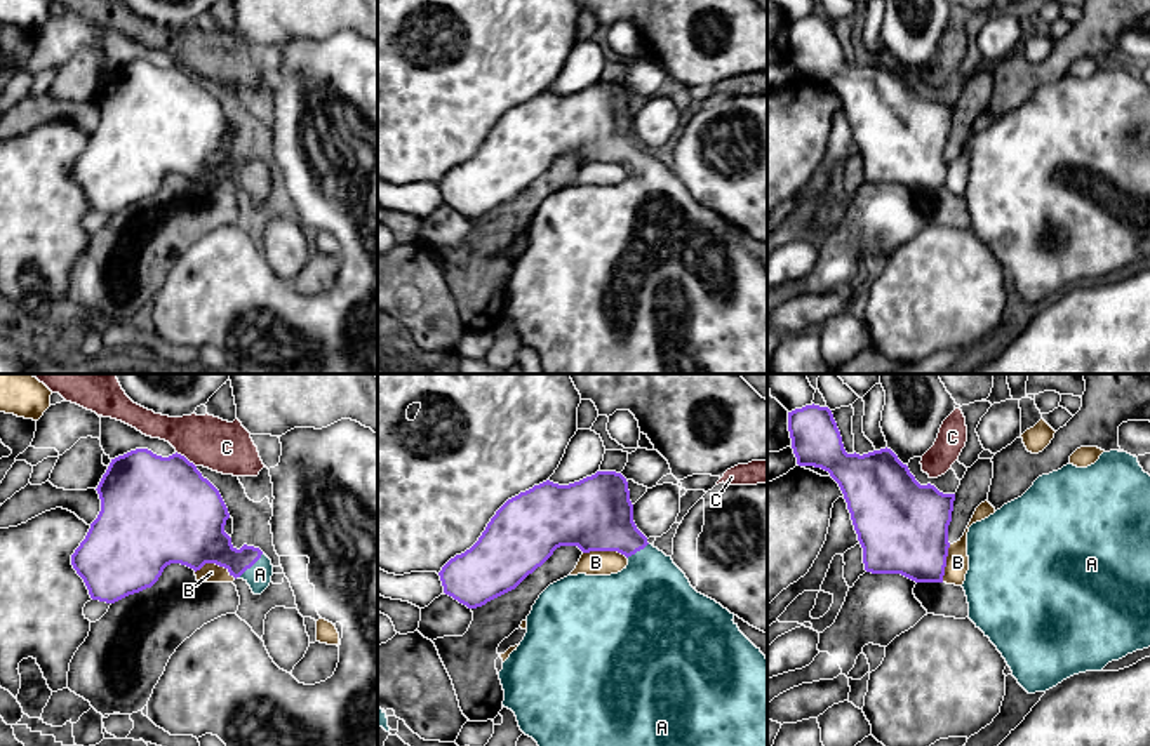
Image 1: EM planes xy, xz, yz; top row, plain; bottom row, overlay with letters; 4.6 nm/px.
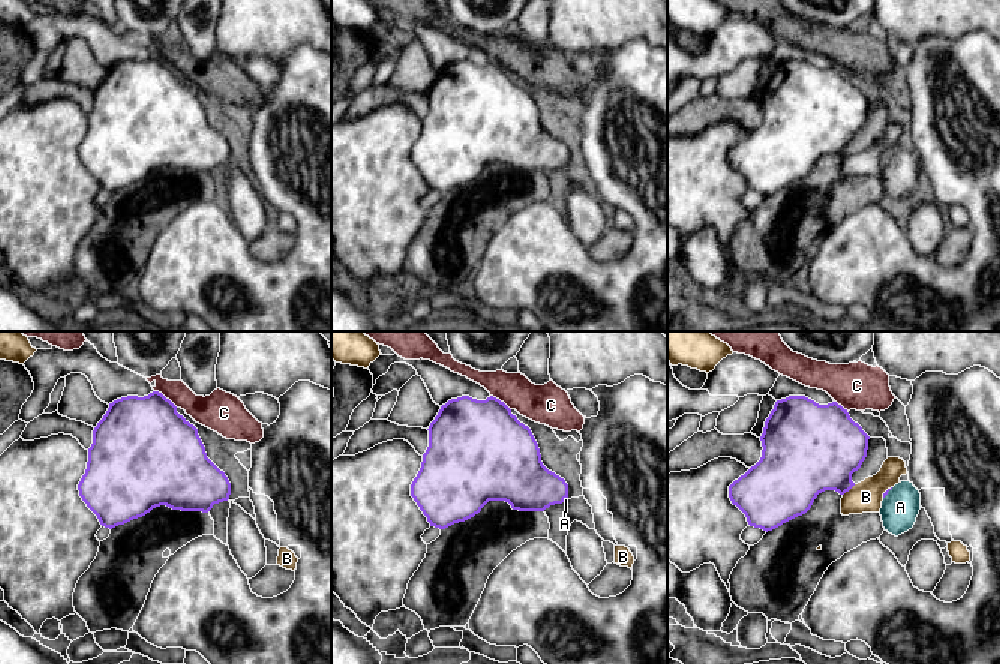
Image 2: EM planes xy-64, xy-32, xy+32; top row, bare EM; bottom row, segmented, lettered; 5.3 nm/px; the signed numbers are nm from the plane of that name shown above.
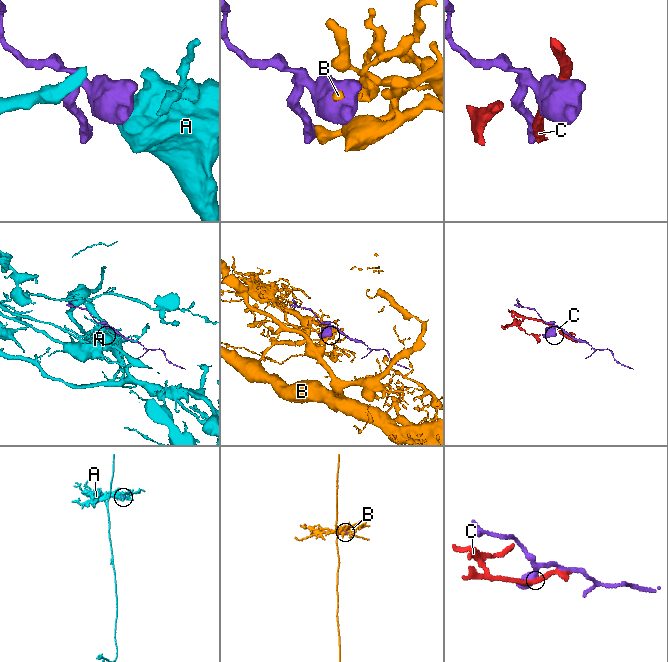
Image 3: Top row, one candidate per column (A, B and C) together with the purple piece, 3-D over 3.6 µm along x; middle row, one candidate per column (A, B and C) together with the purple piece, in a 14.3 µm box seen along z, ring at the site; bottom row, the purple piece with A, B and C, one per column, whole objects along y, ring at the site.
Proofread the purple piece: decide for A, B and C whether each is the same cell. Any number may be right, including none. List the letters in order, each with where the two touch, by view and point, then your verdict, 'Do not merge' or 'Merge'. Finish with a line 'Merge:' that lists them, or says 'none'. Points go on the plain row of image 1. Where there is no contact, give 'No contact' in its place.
A: Touches purple at xy (251, 176). Merge
B: Touches purple at xz (606, 160). Do not merge
C: Touches purple at xy (185, 68). Do not merge
Merge: A

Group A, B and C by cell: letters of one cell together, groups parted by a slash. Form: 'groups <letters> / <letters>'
groups A / B / C

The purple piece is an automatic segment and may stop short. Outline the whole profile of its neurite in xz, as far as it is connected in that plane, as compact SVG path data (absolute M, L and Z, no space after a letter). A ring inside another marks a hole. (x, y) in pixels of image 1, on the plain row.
M597 82L579 92L558 96L550 90L534 96L508 110L491 129L478 151L461 165L451 169L438 183L444 203L477 219L515 200L529 184L541 177L557 158L578 157L583 163L618 162L628 169L628 176L611 186L567 186L550 195L532 216L527 226L527 243L520 256L503 273L499 290L505 301L503 316L517 327L520 341L532 348L541 362L543 374L767 374L767 268L757 259L732 231L734 224L715 210L698 203L672 167L647 153L647 148L633 132L628 92L616 82Z

